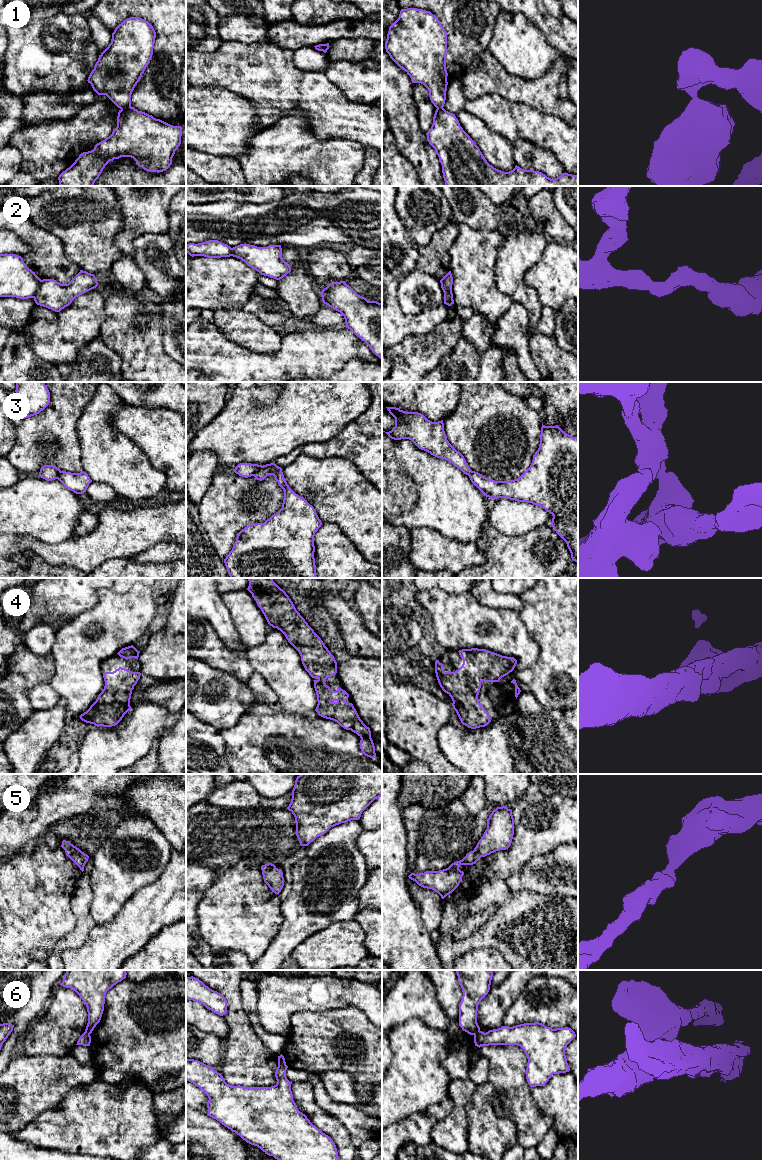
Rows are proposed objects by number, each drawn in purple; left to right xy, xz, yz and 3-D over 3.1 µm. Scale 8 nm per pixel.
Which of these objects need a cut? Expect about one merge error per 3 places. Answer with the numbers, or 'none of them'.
1, 2, 3, 6

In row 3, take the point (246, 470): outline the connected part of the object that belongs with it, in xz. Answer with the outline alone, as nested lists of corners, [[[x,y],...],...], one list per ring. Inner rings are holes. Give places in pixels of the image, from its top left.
[[[240,463],[235,467],[233,471],[239,476],[248,478],[253,476],[261,467],[262,465],[258,464]]]

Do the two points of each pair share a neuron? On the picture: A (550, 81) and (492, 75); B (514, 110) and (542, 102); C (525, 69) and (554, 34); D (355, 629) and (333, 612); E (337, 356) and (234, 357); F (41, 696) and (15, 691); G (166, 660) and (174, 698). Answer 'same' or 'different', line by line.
A: same
B: different
C: different
D: same
E: same
F: different
G: different

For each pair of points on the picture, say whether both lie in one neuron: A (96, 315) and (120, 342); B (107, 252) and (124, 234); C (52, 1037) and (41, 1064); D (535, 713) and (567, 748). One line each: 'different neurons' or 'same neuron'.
A: different neurons
B: different neurons
C: different neurons
D: same neuron

